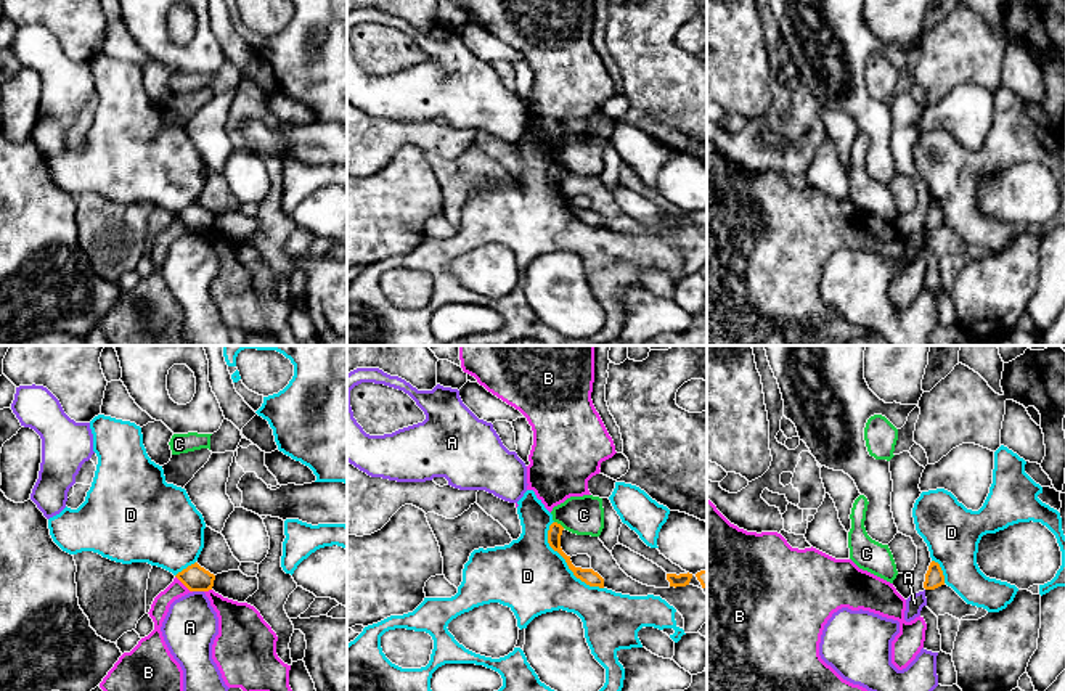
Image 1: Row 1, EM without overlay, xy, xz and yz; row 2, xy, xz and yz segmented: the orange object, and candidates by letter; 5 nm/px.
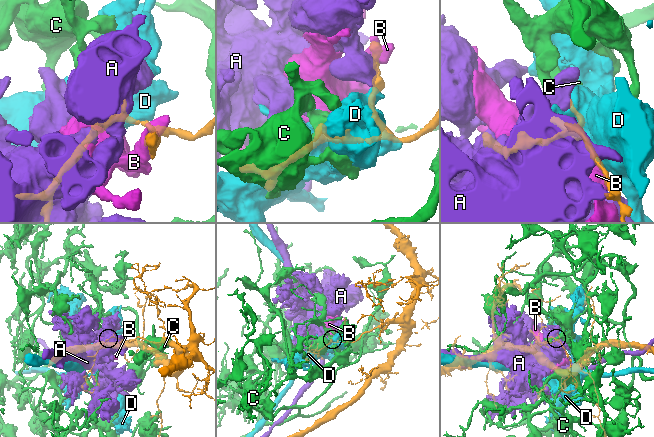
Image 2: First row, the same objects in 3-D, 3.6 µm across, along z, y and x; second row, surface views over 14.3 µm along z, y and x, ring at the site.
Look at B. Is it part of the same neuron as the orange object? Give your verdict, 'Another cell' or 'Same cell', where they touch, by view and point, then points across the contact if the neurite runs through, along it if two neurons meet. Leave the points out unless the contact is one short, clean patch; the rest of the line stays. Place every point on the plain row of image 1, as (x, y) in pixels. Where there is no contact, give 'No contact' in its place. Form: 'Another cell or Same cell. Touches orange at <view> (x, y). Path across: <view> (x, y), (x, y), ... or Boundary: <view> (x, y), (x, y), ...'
Another cell. Touches orange at xy (183, 224)

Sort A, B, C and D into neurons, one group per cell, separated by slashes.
A / B / C / D

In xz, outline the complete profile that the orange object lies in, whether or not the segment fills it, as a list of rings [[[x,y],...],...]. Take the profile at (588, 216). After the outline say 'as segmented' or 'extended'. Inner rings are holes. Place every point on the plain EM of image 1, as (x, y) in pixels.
[[[553,162],[548,170],[548,183],[549,186],[557,191],[567,202],[569,209],[573,212],[577,219],[585,222],[590,227],[599,227],[604,228],[604,219],[594,212],[593,209],[581,209],[575,207],[570,201],[570,196],[567,196],[562,188],[561,188],[561,175],[562,175],[564,167],[557,162]]]; as segmented

